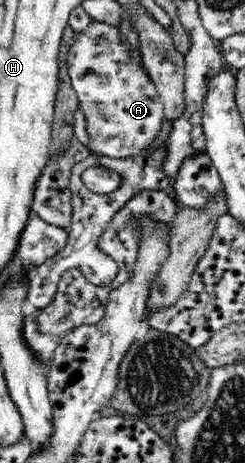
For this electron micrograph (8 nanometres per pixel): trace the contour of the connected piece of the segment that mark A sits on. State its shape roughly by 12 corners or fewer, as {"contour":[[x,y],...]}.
{"contour":[[114,23],[66,59],[88,148],[139,158],[165,117]]}

